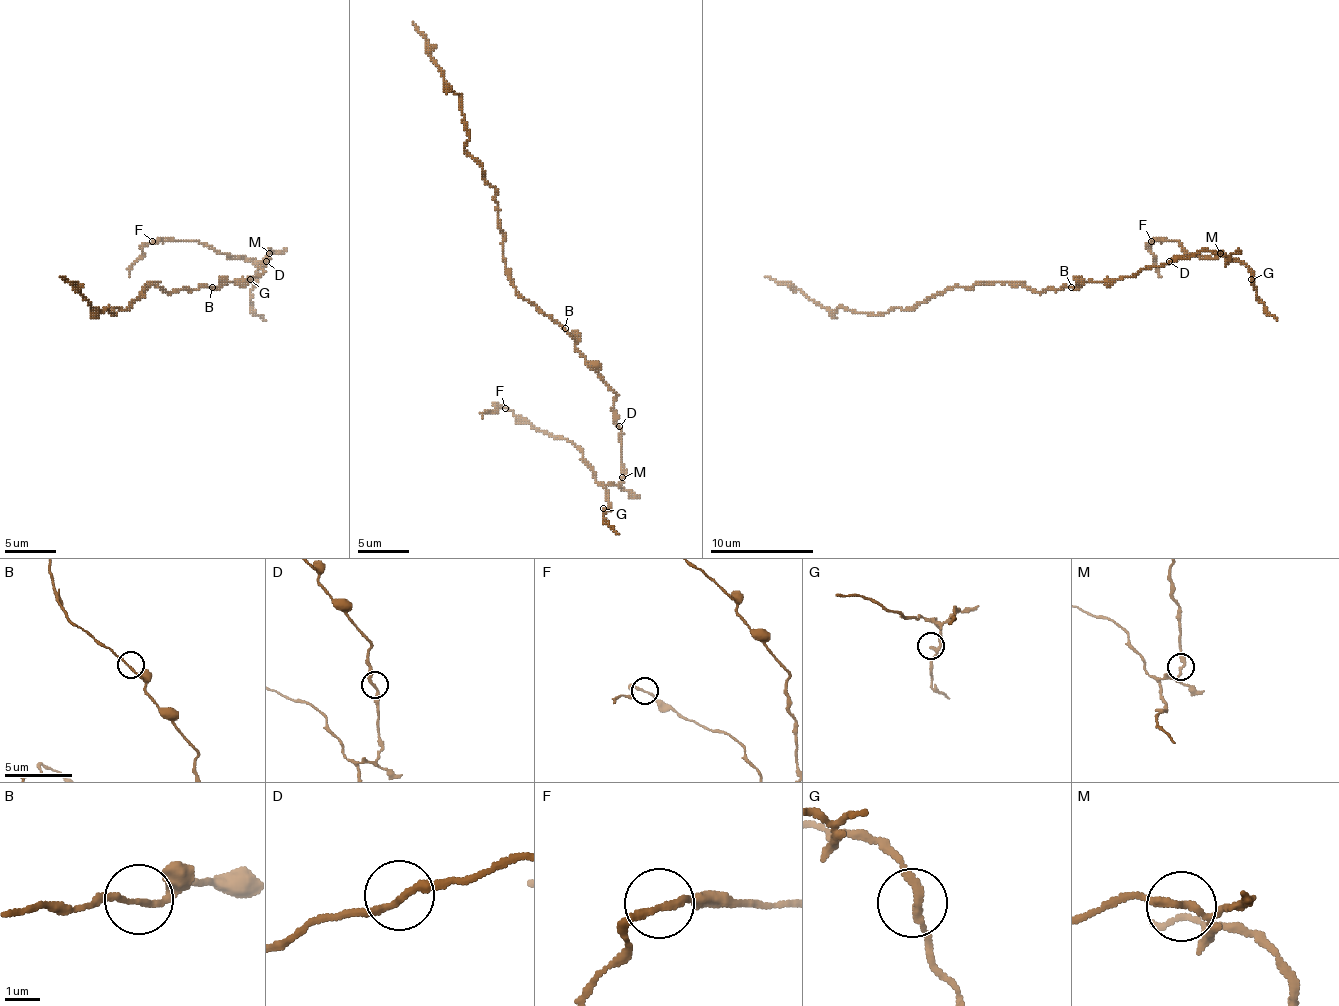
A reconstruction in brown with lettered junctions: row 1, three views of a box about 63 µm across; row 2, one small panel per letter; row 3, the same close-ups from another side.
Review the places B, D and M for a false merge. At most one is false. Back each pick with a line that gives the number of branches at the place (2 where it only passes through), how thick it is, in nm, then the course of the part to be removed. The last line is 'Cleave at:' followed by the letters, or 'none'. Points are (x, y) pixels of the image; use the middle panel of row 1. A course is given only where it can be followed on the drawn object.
M: branches 3; calibre 170 nm; course (621, 477), (613, 485), (601, 485), (593, 467), (570, 441), (536, 431), (511, 410), (498, 405), (482, 418)
Cleave at: M

